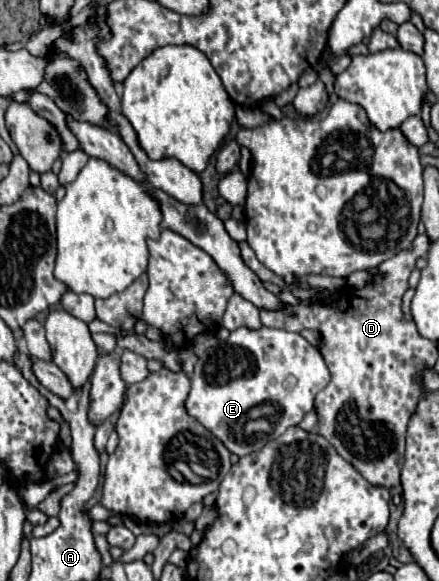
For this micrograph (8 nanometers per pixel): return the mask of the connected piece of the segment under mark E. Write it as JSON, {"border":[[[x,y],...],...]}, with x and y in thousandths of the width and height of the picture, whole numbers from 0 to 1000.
{"border":[[[604,561],[590,568],[540,565],[517,585],[499,585],[494,596],[476,599],[449,620],[421,702],[431,716],[449,719],[481,747],[490,747],[490,754],[499,754],[526,781],[549,788],[581,775],[595,775],[613,757],[636,754],[658,733],[677,733],[686,719],[713,706],[718,678],[736,671],[745,657],[749,637],[727,602],[686,575]]]}

